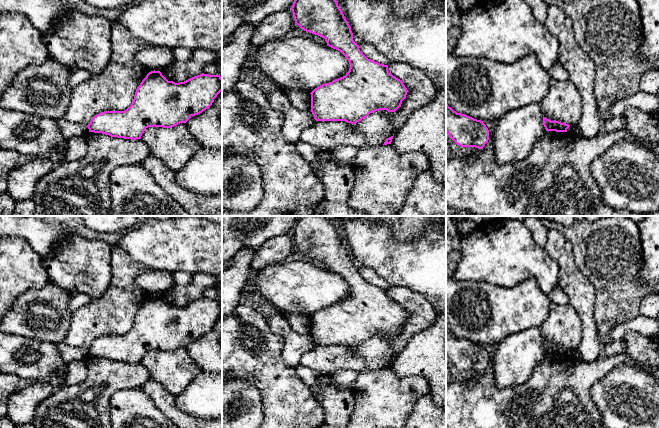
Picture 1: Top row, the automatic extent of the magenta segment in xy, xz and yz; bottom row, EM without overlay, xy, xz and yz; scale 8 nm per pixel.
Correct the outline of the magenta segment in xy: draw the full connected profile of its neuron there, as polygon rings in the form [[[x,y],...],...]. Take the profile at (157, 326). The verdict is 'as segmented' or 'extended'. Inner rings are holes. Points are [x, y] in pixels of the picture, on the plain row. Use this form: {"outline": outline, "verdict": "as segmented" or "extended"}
{"outline": [[[151,295],[137,311],[131,329],[125,335],[105,335],[95,339],[87,349],[89,356],[124,363],[141,363],[148,351],[171,352],[186,347],[192,340],[209,332],[222,315],[220,299],[200,298],[184,306],[168,305],[160,295]]], "verdict": "as segmented"}

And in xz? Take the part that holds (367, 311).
{"outline": [[[298,216],[291,231],[295,248],[306,256],[318,259],[325,263],[327,270],[340,275],[349,285],[350,292],[345,300],[330,307],[315,312],[311,318],[311,336],[316,345],[345,345],[356,348],[366,342],[370,337],[379,334],[395,336],[406,322],[407,312],[403,306],[388,295],[388,289],[380,288],[368,283],[353,264],[353,257],[348,245],[339,232],[337,225],[322,216]]], "verdict": "as segmented"}

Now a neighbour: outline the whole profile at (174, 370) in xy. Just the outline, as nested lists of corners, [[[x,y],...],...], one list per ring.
[[[186,347],[171,352],[148,351],[141,363],[149,372],[150,379],[160,383],[175,396],[201,372]]]

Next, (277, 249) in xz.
[[[291,233],[267,240],[255,253],[251,262],[251,270],[259,271],[270,264],[284,262],[294,248],[295,244]]]

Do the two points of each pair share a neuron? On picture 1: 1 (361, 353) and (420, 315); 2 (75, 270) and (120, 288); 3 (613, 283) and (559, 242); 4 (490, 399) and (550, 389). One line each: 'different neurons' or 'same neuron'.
1: same neuron
2: different neurons
3: different neurons
4: same neuron

